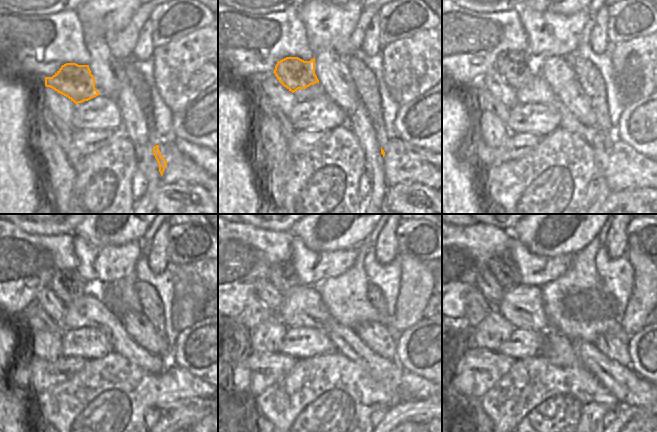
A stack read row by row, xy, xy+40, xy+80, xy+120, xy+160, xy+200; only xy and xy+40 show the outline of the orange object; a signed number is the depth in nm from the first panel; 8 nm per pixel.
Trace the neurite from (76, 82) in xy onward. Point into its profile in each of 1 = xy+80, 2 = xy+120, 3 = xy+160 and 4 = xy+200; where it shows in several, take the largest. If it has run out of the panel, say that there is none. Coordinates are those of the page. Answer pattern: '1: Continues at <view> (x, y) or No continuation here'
1: Continues at xy+80 (520, 68)
2: Continues at xy+120 (72, 286)
3: Continues at xy+160 (291, 281)
4: Continues at xy+200 (515, 280).

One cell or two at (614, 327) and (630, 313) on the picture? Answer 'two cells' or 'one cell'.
two cells

